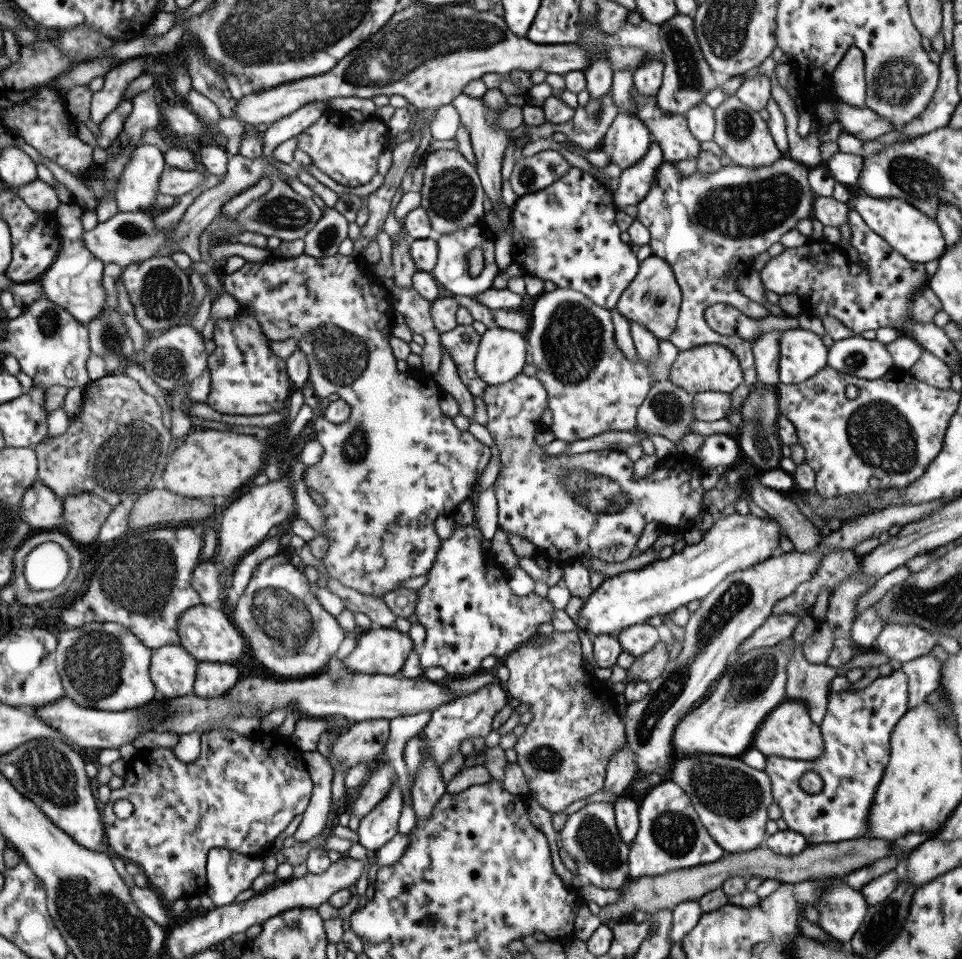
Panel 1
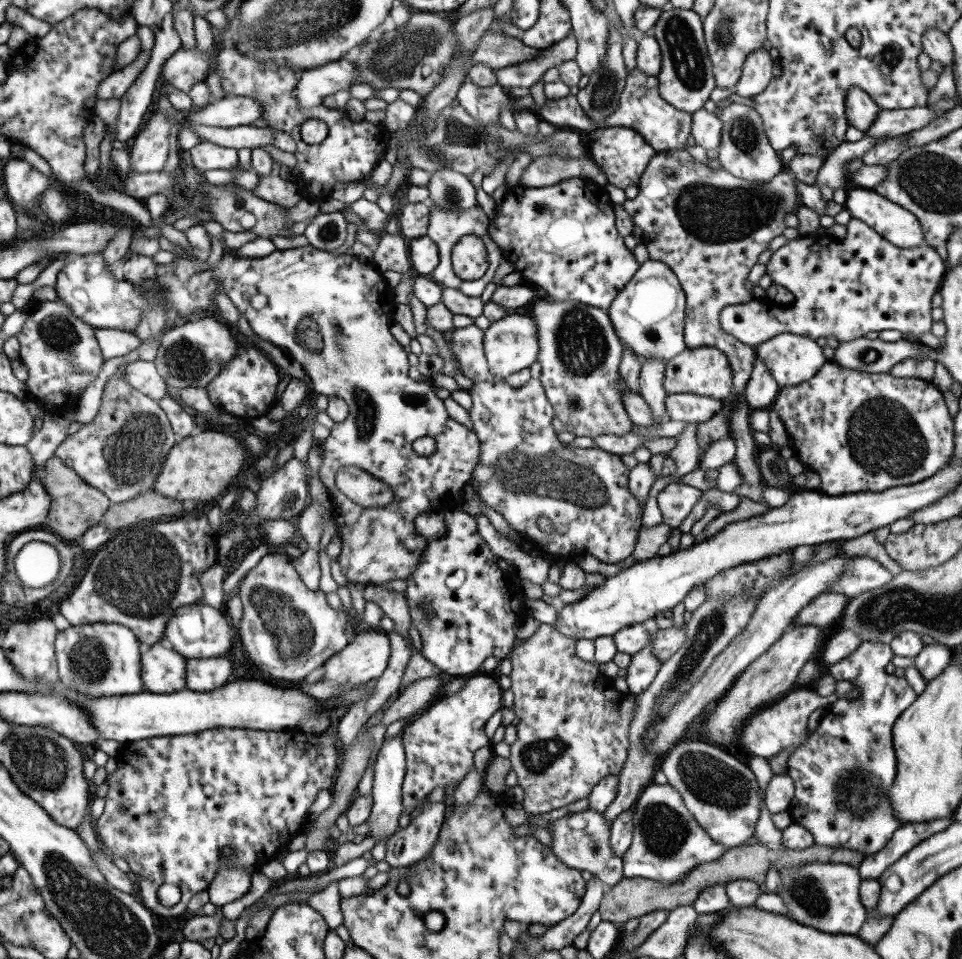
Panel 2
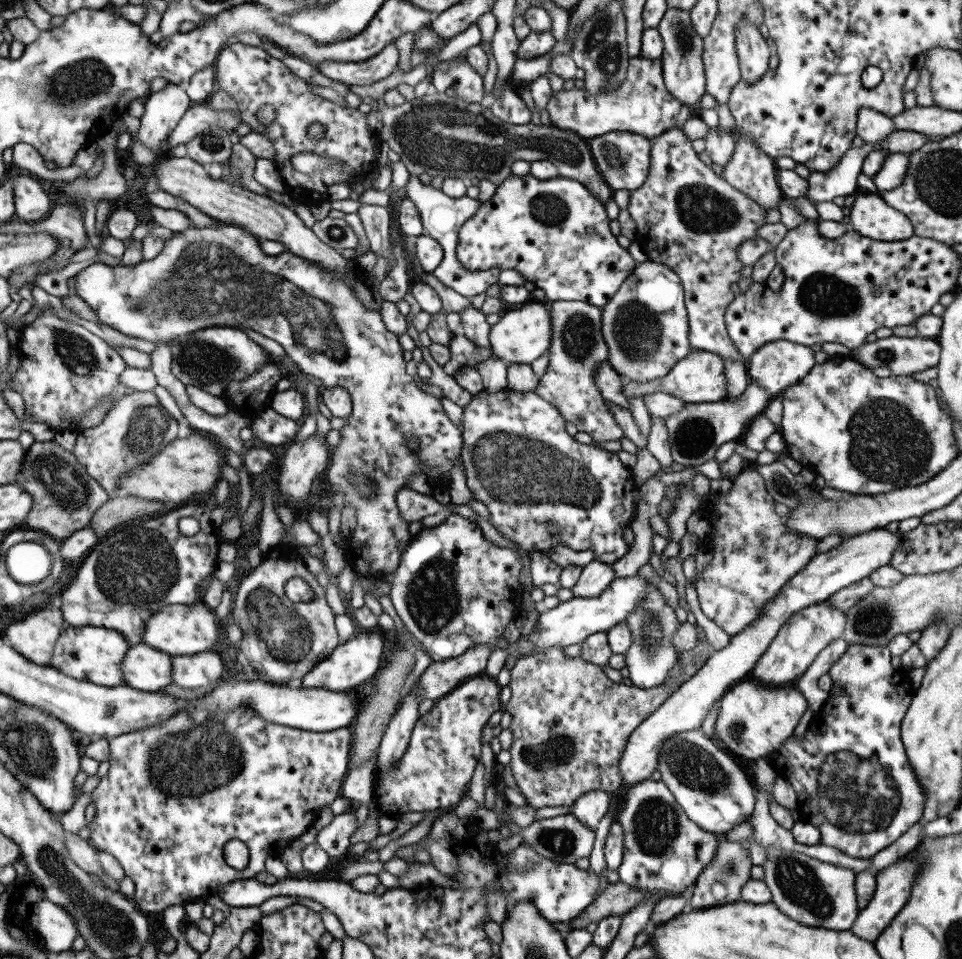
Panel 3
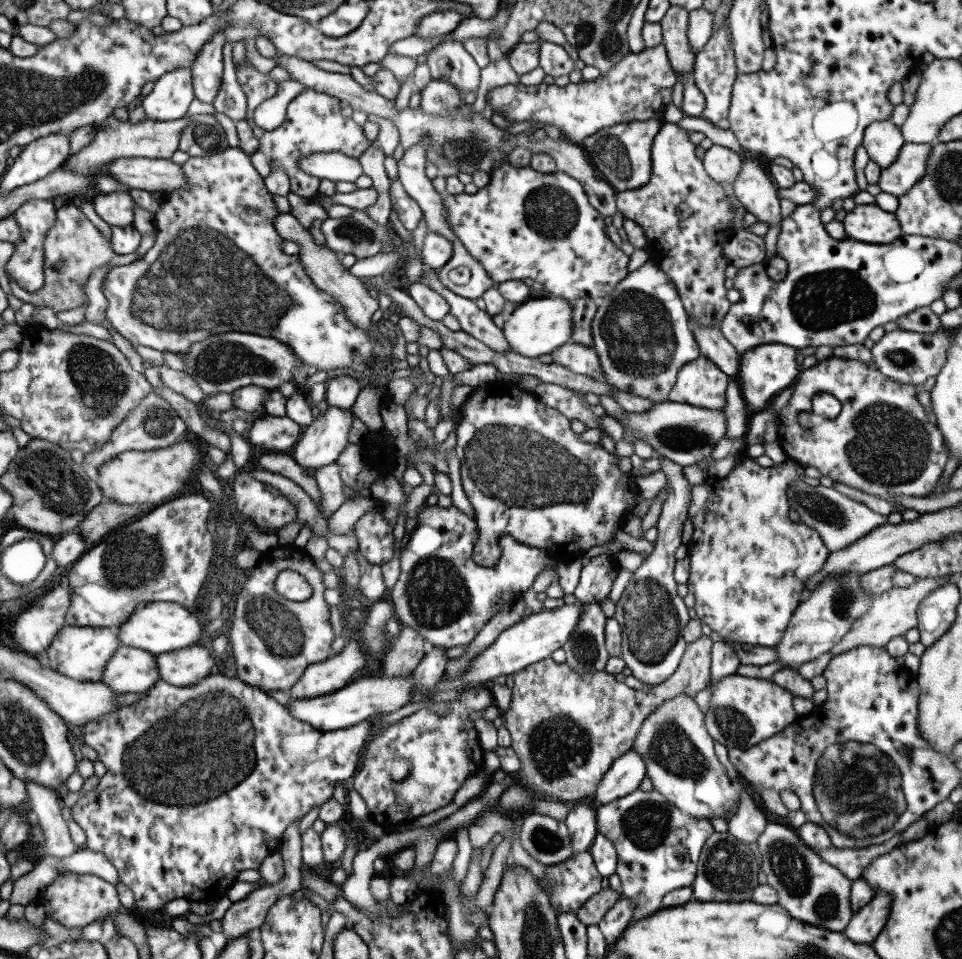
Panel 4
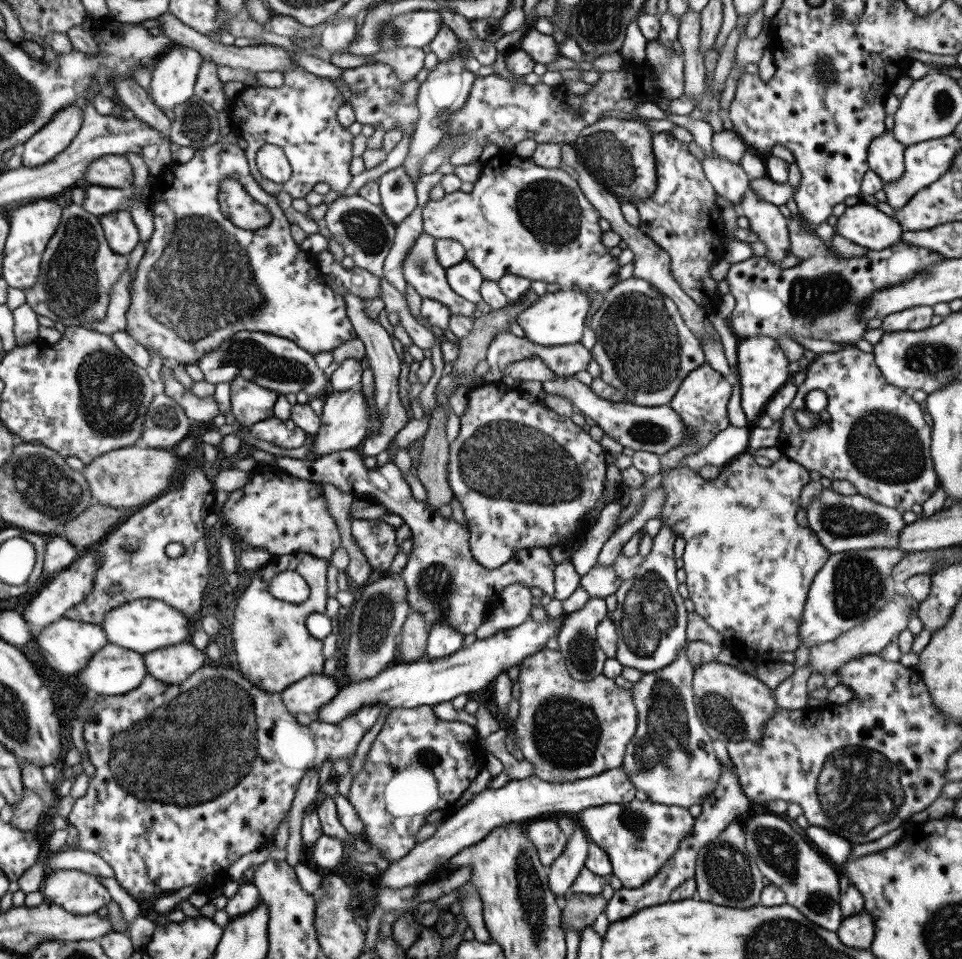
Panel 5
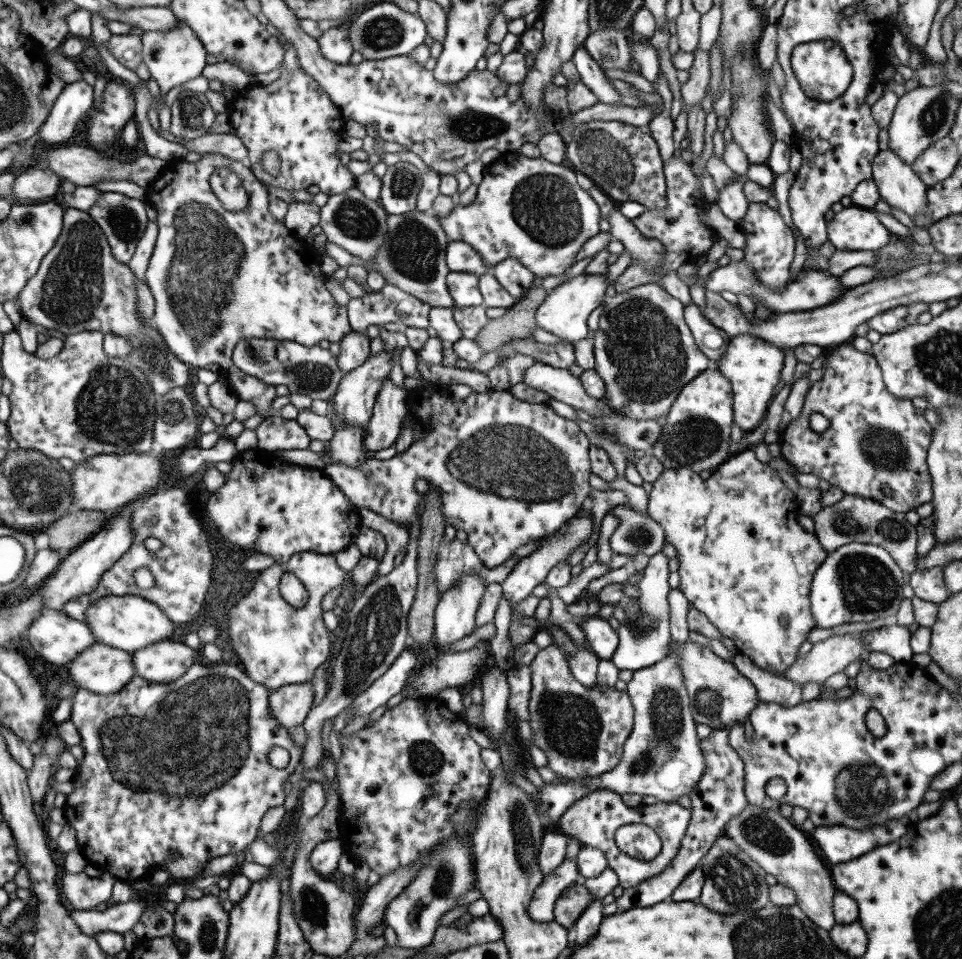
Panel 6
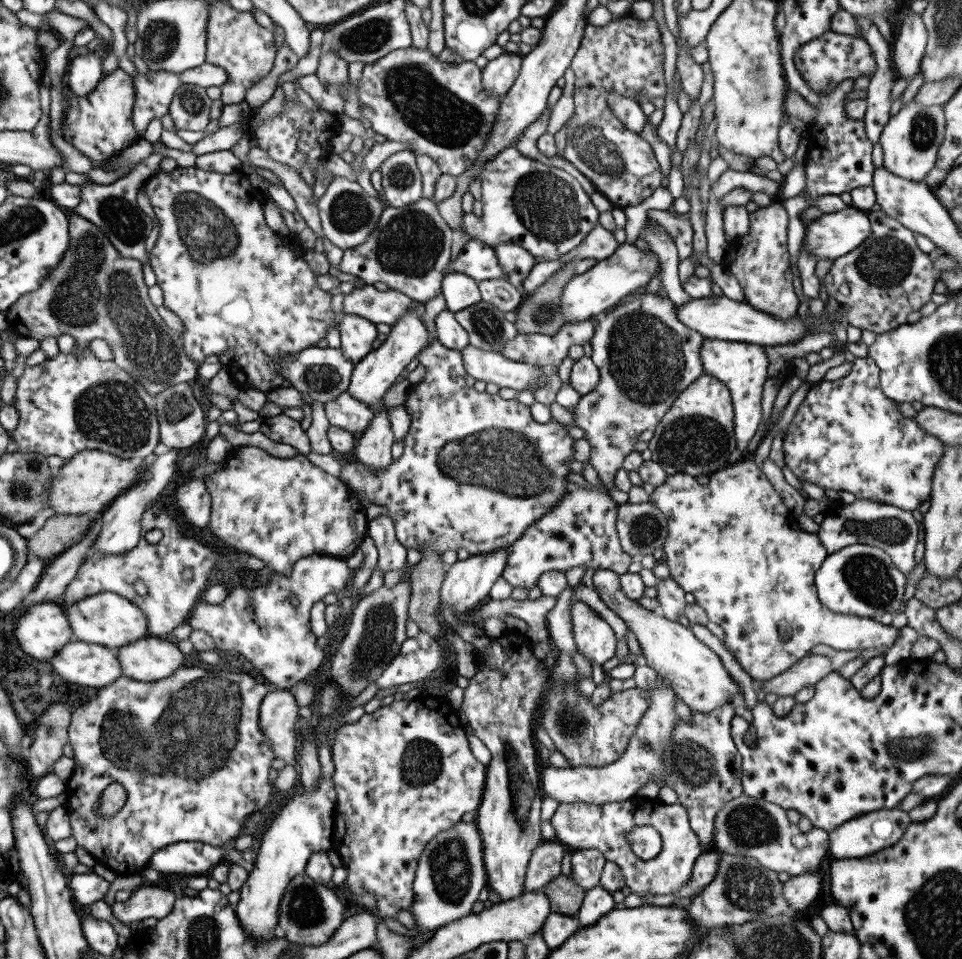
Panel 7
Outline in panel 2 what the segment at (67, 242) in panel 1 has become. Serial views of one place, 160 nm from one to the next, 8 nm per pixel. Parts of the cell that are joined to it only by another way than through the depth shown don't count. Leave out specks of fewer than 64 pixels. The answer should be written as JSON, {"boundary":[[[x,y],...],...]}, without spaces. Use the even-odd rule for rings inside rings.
{"boundary":[[[102,253],[62,255],[67,263],[59,269],[55,286],[61,303],[66,305],[80,321],[95,328],[115,328],[134,332],[138,322],[146,315],[147,302],[142,292],[125,279],[117,279],[105,264]]]}

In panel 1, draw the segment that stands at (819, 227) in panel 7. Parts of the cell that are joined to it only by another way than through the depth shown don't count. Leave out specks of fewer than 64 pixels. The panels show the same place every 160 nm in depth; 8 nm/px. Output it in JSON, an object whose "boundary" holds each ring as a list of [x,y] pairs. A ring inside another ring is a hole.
{"boundary":[[[860,193],[853,201],[855,212],[863,222],[891,246],[896,253],[909,262],[924,263],[939,258],[945,250],[945,243],[935,219],[925,216],[914,206],[900,198],[871,198]]]}

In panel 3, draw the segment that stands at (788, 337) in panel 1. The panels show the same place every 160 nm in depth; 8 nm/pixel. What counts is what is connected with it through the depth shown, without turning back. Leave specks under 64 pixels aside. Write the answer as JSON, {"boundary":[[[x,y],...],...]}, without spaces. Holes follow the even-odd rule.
{"boundary":[[[788,340],[767,342],[755,350],[746,360],[746,373],[748,378],[752,378],[761,388],[765,389],[768,396],[774,398],[779,392],[795,384],[811,370],[811,367],[815,364],[814,353],[808,346],[795,344]]]}

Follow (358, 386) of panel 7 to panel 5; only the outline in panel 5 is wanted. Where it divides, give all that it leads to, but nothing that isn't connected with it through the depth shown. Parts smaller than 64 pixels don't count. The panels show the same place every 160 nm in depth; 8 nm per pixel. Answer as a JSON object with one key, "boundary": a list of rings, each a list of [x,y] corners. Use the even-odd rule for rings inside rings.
{"boundary":[[[361,384],[359,389],[333,391],[322,402],[319,428],[317,434],[310,438],[310,458],[319,458],[324,454],[355,448],[357,444],[361,444],[361,440],[365,438],[365,432],[371,426],[370,414],[368,413],[366,398],[361,390]]]}

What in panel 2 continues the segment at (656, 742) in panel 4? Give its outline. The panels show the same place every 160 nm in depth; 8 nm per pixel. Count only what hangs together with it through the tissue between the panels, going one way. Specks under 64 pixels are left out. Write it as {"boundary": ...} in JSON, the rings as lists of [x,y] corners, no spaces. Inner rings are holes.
{"boundary":[[[701,741],[674,743],[659,762],[658,769],[667,779],[667,785],[679,793],[684,807],[711,840],[725,849],[743,845],[754,836],[763,794],[749,767],[737,761],[728,752]]]}

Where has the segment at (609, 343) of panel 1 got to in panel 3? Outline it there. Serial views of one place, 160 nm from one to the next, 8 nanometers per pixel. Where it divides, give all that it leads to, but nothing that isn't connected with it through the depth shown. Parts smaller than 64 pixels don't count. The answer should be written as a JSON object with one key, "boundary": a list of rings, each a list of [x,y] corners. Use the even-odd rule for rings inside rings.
{"boundary":[[[557,300],[547,303],[551,315],[551,340],[548,348],[548,365],[545,373],[538,379],[534,393],[539,395],[545,402],[550,402],[559,414],[564,418],[565,422],[574,424],[579,432],[588,434],[594,442],[609,442],[609,440],[620,440],[623,437],[621,428],[613,415],[605,407],[603,398],[597,387],[594,385],[594,370],[600,362],[607,361],[608,350],[607,345],[603,342],[600,333],[601,308],[591,306],[587,302]]]}

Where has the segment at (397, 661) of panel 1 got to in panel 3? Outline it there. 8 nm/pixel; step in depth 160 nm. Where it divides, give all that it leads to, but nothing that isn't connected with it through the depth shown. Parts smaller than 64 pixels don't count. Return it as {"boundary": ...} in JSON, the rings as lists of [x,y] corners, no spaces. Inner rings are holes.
{"boundary":[[[355,633],[349,640],[339,644],[323,660],[320,660],[313,668],[301,678],[301,688],[325,689],[331,692],[349,692],[353,688],[367,682],[378,672],[381,664],[383,642],[381,636],[375,633]]]}

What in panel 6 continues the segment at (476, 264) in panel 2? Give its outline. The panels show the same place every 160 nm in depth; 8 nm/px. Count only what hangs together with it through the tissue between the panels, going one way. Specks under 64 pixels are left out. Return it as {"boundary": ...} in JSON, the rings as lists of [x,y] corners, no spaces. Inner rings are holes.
{"boundary":[[[508,152],[494,157],[491,164],[484,166],[482,175],[471,205],[455,202],[453,210],[447,216],[437,218],[448,241],[470,244],[489,269],[505,257],[513,257],[535,277],[561,274],[565,268],[572,266],[571,262],[583,243],[600,231],[598,206],[588,192],[577,185],[574,171],[540,157],[525,158],[517,152]]]}

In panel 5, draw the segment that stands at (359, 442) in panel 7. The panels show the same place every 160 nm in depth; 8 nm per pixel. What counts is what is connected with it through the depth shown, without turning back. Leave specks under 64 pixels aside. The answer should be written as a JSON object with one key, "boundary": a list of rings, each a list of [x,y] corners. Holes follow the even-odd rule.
{"boundary":[[[335,278],[334,281],[340,290],[339,296],[343,299],[346,316],[350,320],[356,336],[359,337],[361,344],[364,346],[364,356],[366,356],[370,366],[369,368],[372,370],[374,384],[373,402],[380,418],[380,425],[376,433],[373,433],[367,438],[365,437],[363,446],[361,446],[361,452],[365,457],[375,457],[379,452],[386,450],[393,436],[408,422],[408,413],[403,409],[399,401],[399,396],[397,395],[397,376],[399,376],[399,366],[401,366],[402,361],[397,359],[395,351],[391,347],[393,344],[391,343],[389,334],[379,325],[377,320],[374,321],[365,316],[363,310],[365,310],[367,301],[349,294],[348,290],[344,286],[340,286],[340,283]]]}

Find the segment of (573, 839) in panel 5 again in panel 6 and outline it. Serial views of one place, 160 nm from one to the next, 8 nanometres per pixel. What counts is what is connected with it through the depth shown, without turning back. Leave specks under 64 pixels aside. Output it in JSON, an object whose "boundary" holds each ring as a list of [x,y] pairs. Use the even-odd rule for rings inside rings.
{"boundary":[[[574,858],[563,859],[555,870],[543,875],[528,902],[526,914],[535,922],[551,921],[552,908],[561,891],[571,884],[583,885],[584,879],[584,876],[581,876],[577,870]]]}

